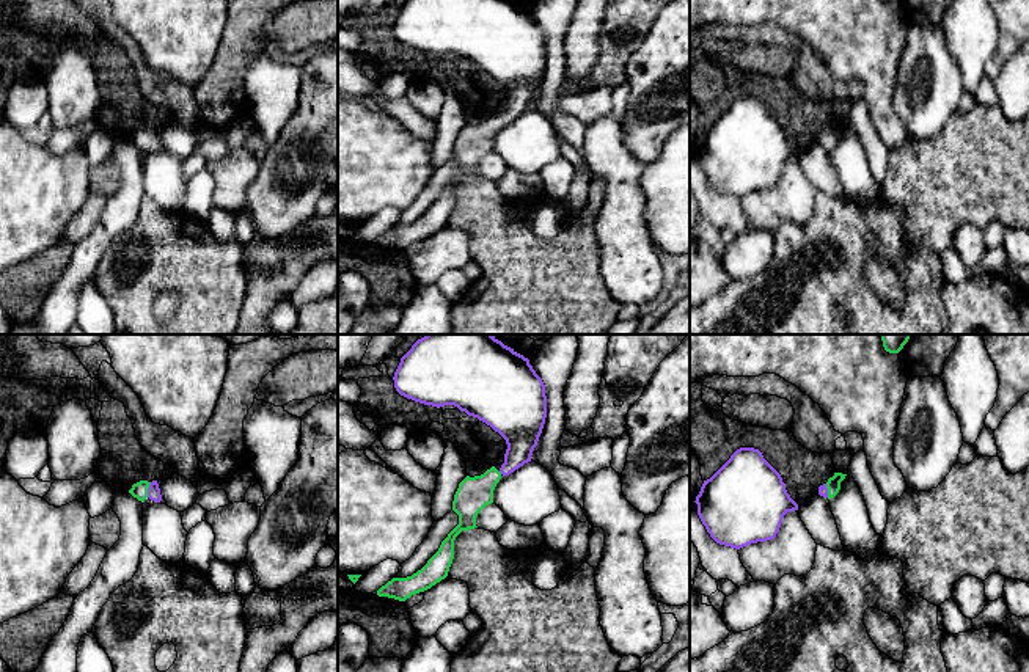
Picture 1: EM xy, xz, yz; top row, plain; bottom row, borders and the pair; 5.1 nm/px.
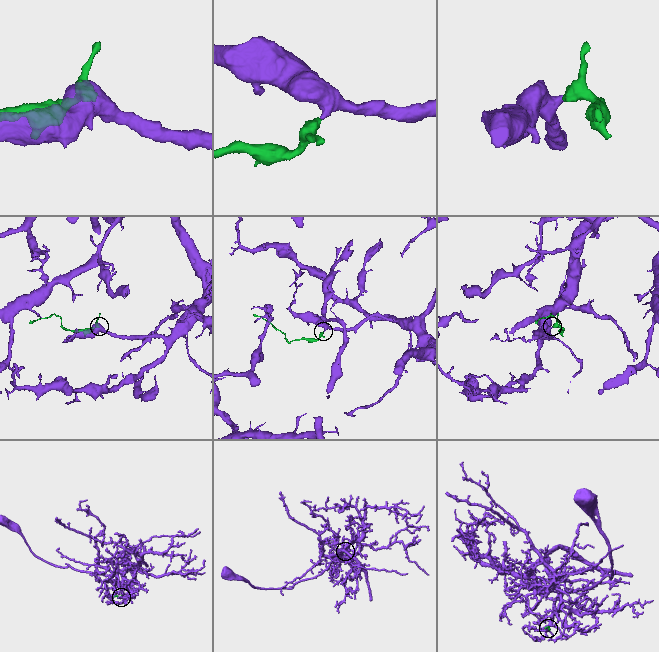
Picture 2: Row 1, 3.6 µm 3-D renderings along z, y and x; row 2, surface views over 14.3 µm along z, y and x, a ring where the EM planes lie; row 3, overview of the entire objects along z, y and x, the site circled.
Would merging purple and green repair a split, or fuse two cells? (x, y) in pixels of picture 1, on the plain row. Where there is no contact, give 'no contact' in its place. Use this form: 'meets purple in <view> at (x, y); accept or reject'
meets purple in xy at (148, 138); accept

